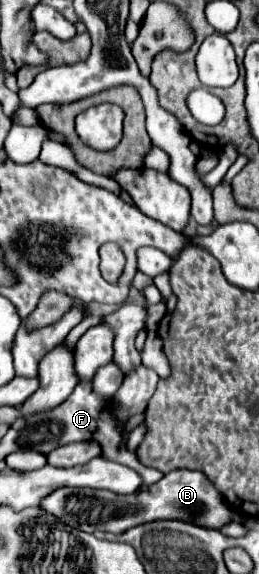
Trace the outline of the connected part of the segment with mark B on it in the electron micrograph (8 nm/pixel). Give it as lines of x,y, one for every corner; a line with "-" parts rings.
173,470
165,474
161,482
153,486
141,486
133,494
115,494
111,490
93,490
93,488
61,488
49,494
41,502
41,508
77,530
83,532
103,530
113,534
121,534
133,526
151,520
177,518
183,522
193,522
197,526
221,528
233,518
223,496
215,490
215,486
207,480
207,476
197,470

